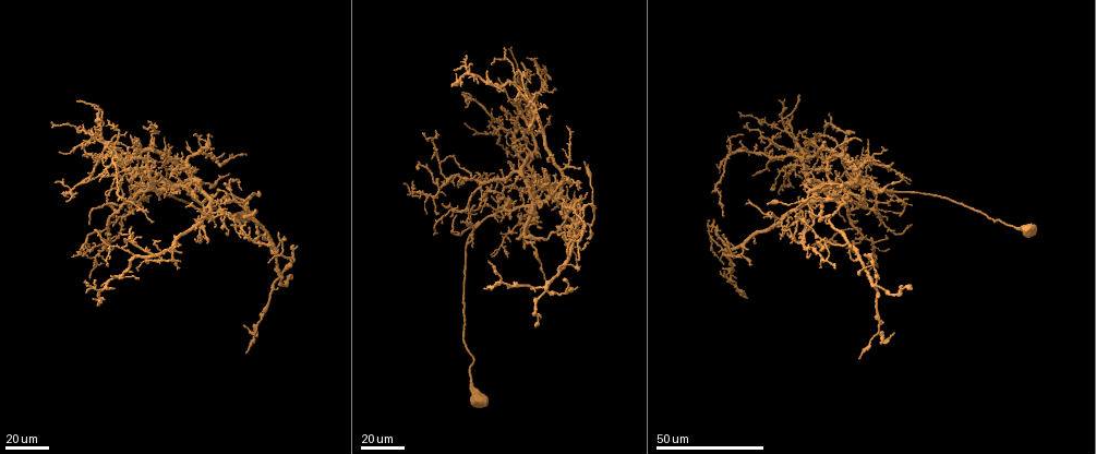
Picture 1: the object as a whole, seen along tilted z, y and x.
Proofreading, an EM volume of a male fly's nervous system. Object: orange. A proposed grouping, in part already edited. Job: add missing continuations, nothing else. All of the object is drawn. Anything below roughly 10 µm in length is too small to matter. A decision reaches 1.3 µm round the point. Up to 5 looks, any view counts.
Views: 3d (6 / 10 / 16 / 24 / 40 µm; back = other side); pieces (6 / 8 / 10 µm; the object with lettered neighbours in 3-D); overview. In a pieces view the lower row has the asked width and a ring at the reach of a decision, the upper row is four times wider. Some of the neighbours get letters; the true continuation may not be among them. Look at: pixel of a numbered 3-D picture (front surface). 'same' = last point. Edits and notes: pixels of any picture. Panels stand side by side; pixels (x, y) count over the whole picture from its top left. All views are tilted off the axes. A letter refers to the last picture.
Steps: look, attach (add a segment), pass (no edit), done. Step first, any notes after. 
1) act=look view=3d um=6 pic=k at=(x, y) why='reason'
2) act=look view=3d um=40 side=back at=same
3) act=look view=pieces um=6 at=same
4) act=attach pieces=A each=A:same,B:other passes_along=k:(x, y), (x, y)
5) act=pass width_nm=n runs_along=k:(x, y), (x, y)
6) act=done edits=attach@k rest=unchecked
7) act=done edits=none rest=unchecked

act=look view=3d um=24 pic=1 at=(833, 201) why='free end'

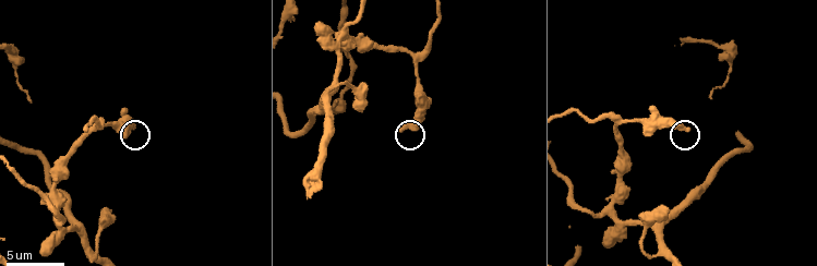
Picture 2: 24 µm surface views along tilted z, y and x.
act=look view=pieces um=10 pic=2 at=(398, 128)

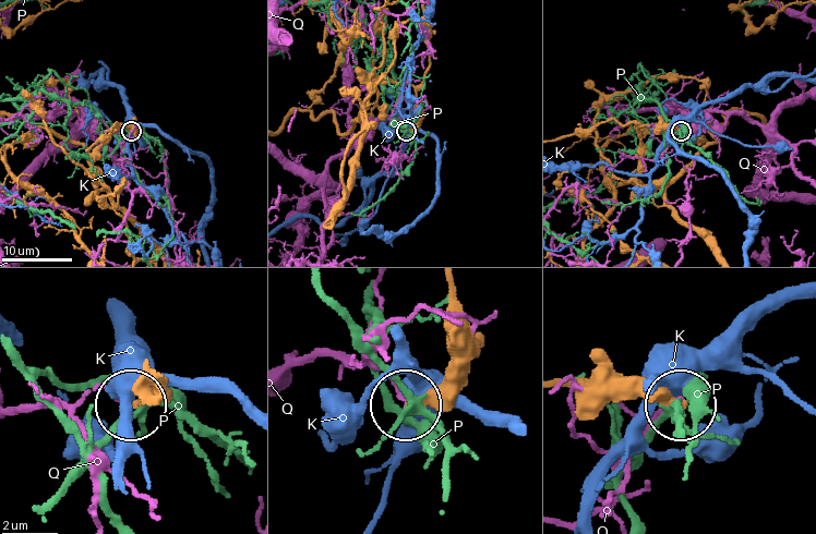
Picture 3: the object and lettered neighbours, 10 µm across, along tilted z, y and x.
act=pass each=K:other,P:other,Q:other runs_along=3:(448, 286), (446, 376), (410, 402) found='no lettered segment goes on from it'

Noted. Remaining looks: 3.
act=look view=3d um=24 pic=1 at=(246, 352) why='end of a long branch'

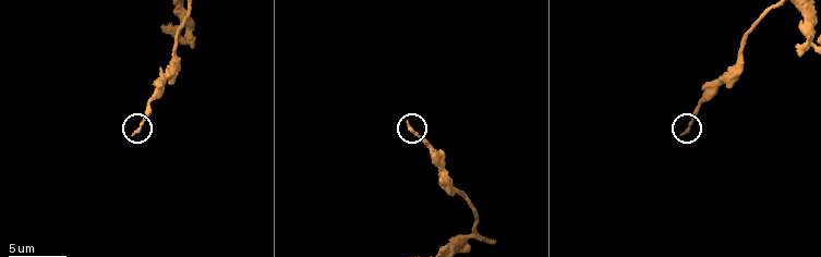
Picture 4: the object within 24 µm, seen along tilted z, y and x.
act=look view=pieces um=8 pic=4 at=(131, 134)

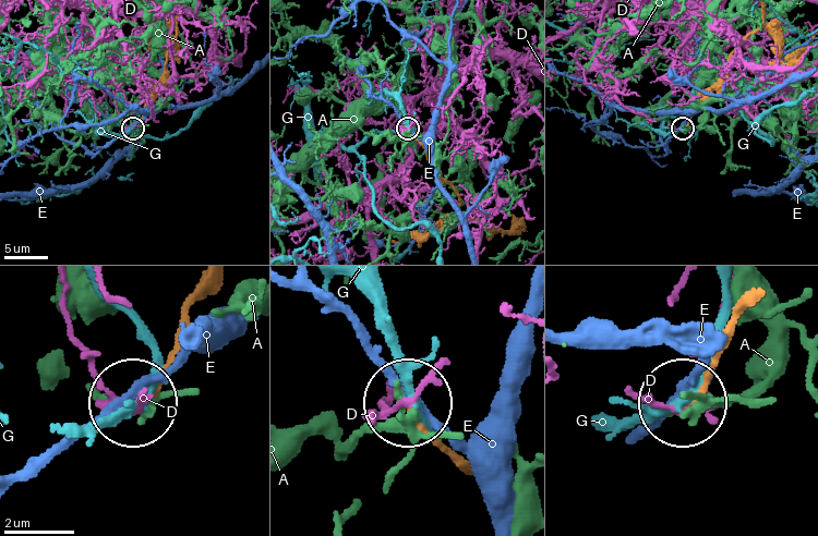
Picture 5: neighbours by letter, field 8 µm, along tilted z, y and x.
act=pass width_nm=150 each=A:other,D:other,E:other,G:other runs_along=5:(464, 474), (409, 406) found='no lettered segment goes on from it'

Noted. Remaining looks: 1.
act=done edits=none rest=unchecked

